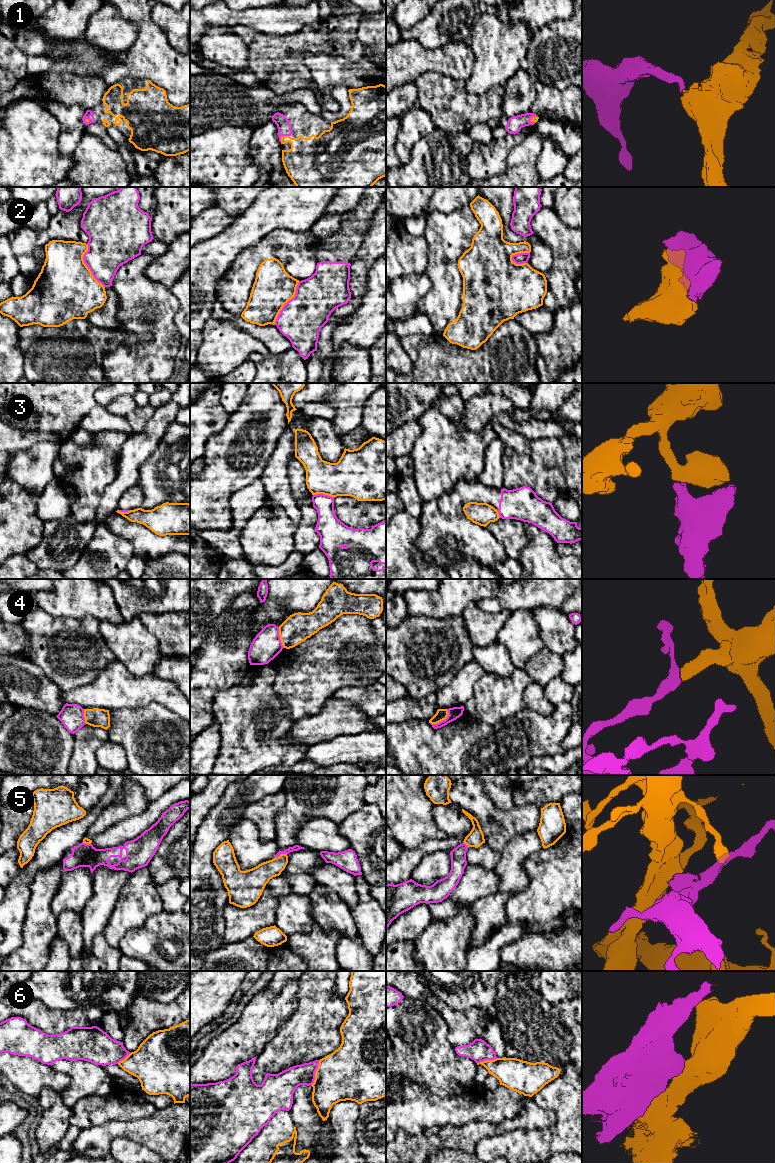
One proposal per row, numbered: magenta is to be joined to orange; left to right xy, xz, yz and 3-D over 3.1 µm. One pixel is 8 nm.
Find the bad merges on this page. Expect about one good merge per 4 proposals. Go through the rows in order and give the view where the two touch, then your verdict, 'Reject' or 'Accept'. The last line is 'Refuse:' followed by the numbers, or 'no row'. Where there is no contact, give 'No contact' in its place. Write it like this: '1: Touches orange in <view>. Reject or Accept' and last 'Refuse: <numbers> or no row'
1: Touches orange in xz. Accept
2: Touches orange in xz. Reject
3: Touches orange in xz. Reject
4: Touches orange in yz. Reject
5: Touches orange in xz. Accept
6: Touches orange in xz. Reject
Refuse: 2, 3, 4, 6

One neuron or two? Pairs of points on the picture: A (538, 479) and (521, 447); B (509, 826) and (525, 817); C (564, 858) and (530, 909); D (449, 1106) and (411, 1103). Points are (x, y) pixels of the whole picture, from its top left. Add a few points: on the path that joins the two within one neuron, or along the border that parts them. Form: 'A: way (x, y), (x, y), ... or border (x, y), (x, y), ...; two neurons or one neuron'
A: border (530, 440), (525, 453), (518, 453), (506, 445); two neurons
B: way (513, 825), (521, 819); one neuron
C: way (564, 871), (564, 875), (543, 896); one neuron
D: way (440, 1106), (420, 1106); one neuron

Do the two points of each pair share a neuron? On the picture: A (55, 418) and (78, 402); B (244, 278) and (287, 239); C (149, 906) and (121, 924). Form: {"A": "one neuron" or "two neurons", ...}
{"A": "one neuron", "B": "one neuron", "C": "one neuron"}

